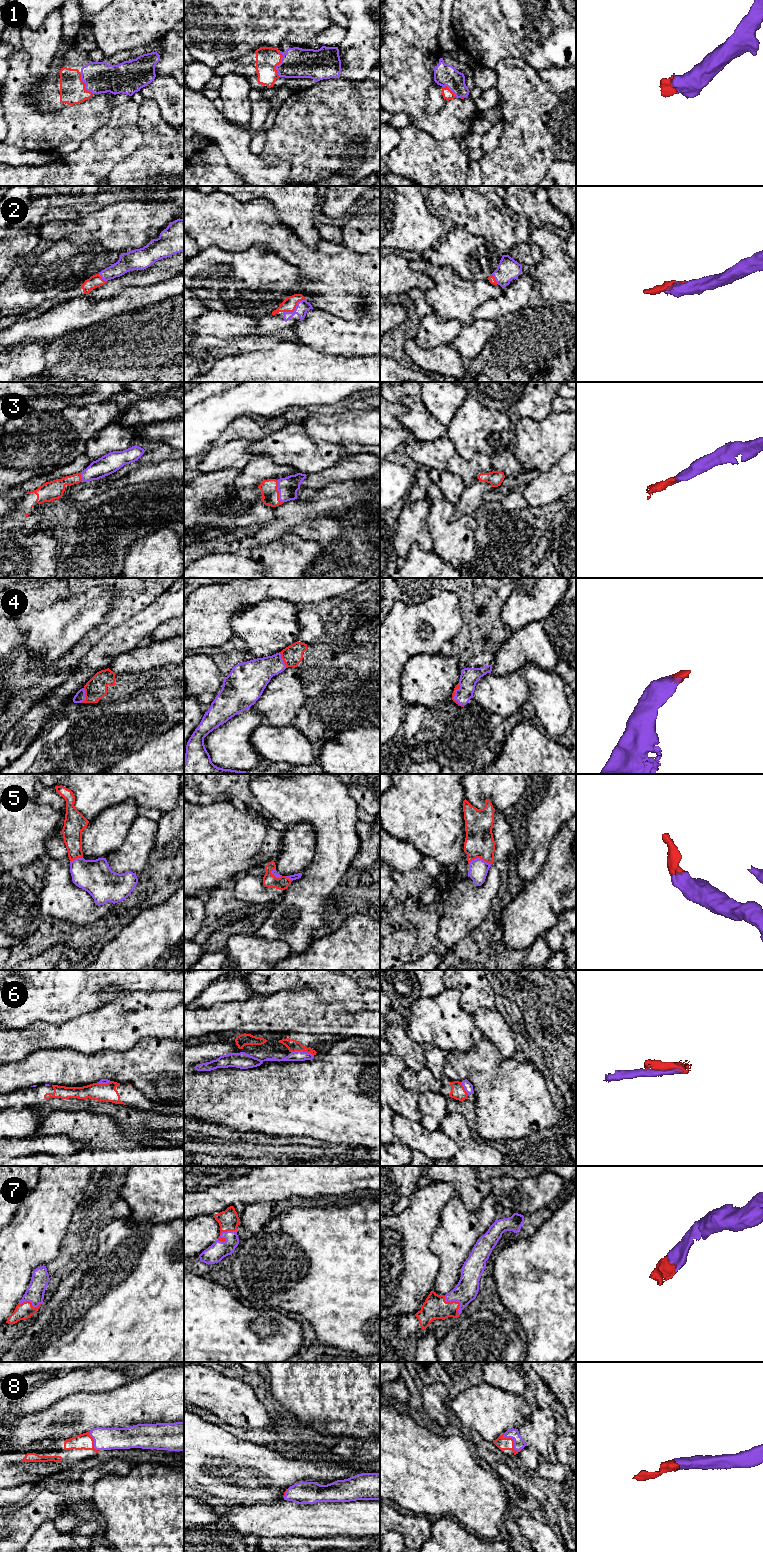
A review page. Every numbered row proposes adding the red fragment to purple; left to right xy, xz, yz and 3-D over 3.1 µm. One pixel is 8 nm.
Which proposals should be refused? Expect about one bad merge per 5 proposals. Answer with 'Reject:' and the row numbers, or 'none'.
Reject: none

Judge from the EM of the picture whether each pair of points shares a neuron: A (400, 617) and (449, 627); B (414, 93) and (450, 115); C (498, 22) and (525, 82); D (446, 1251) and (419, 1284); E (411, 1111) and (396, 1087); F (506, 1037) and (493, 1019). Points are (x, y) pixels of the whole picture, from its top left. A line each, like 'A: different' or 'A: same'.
A: same
B: same
C: different
D: different
E: same
F: same

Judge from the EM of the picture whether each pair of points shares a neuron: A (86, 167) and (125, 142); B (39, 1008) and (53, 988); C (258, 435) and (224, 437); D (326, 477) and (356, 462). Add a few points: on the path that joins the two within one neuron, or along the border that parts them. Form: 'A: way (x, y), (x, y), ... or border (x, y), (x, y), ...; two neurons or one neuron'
A: way (95, 158), (115, 142); one neuron
B: way (39, 1003), (49, 993); one neuron
C: way (250, 433), (232, 433); one neuron
D: way (333, 475), (349, 469); one neuron

